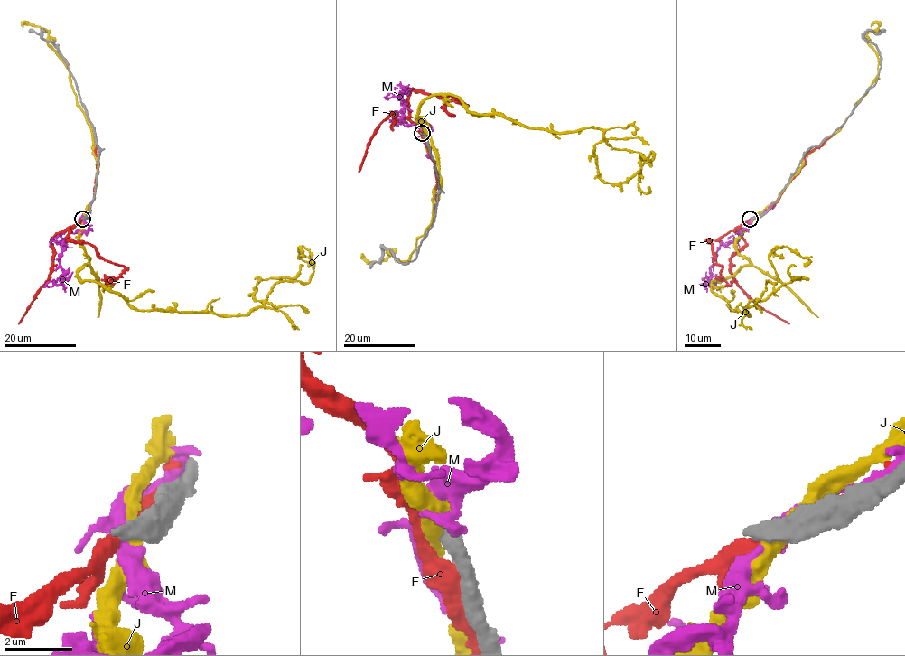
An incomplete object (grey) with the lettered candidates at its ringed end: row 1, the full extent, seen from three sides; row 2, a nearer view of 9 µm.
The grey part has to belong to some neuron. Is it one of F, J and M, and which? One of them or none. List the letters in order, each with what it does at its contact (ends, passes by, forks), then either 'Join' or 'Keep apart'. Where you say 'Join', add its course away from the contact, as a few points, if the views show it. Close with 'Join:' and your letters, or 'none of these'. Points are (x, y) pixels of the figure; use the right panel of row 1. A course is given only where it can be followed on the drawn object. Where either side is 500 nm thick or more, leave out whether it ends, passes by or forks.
F: It passes by. Keep apart
J: Keep apart
M: Keep apart
Join: none of these

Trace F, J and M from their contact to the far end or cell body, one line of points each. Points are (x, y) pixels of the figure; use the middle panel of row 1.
F: (422, 134), (407, 119), (400, 119), (391, 127), (390, 115), (370, 140), (359, 173)
J: (424, 135), (421, 104), (453, 95), (478, 115), (601, 129), (611, 148), (652, 152), (648, 186)
M: (423, 135), (430, 127), (425, 123), (394, 121), (401, 117), (403, 106), (403, 93), (387, 98), (395, 87)

